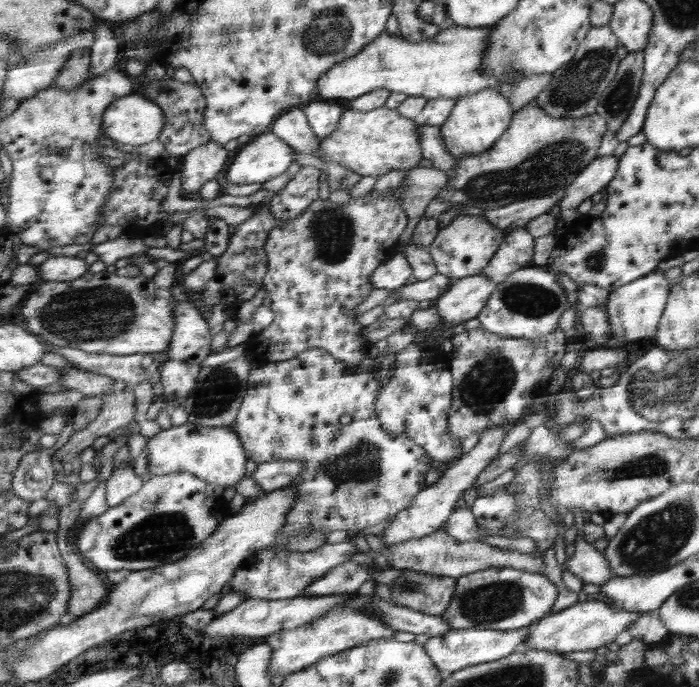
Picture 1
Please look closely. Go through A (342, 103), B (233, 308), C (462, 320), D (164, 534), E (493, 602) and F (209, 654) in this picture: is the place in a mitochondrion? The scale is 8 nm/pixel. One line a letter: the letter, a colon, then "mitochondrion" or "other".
A: other
B: other
C: other
D: mitochondrion
E: mitochondrion
F: other

